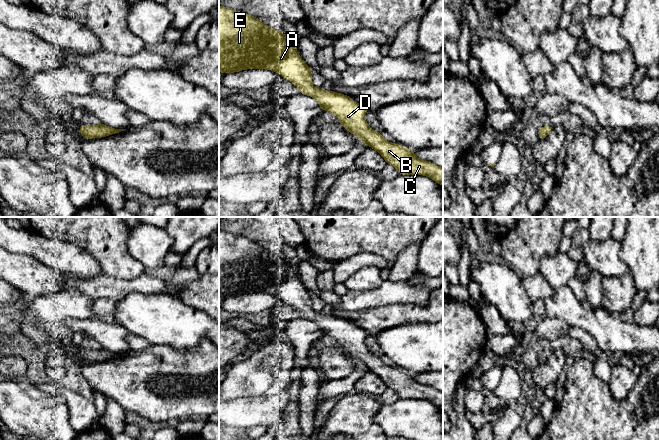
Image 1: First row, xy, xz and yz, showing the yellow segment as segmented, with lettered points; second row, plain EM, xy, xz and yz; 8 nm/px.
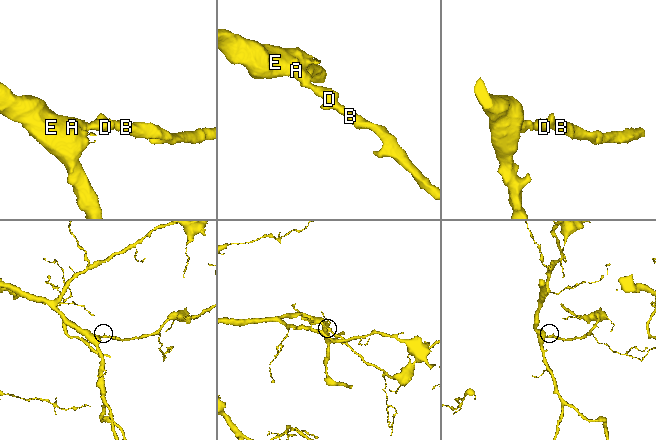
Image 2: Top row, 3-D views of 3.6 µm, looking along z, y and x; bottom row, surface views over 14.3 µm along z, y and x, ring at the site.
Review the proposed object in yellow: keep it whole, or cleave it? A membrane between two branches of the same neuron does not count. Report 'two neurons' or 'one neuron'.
one neuron

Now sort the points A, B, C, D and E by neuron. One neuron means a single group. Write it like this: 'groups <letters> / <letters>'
groups A B C D E

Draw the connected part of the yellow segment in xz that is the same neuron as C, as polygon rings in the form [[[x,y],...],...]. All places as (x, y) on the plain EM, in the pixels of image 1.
[[[219,230],[219,296],[233,297],[244,293],[269,293],[282,299],[282,302],[294,307],[301,318],[314,321],[319,327],[320,334],[334,338],[351,358],[357,360],[366,369],[375,373],[393,389],[401,399],[424,399],[432,402],[443,410],[443,391],[438,391],[426,384],[417,382],[412,374],[399,368],[386,365],[380,356],[370,352],[365,345],[368,336],[365,330],[355,326],[349,320],[334,315],[324,315],[312,310],[312,293],[296,276],[296,270],[291,262],[265,249],[247,237],[234,235]]]

